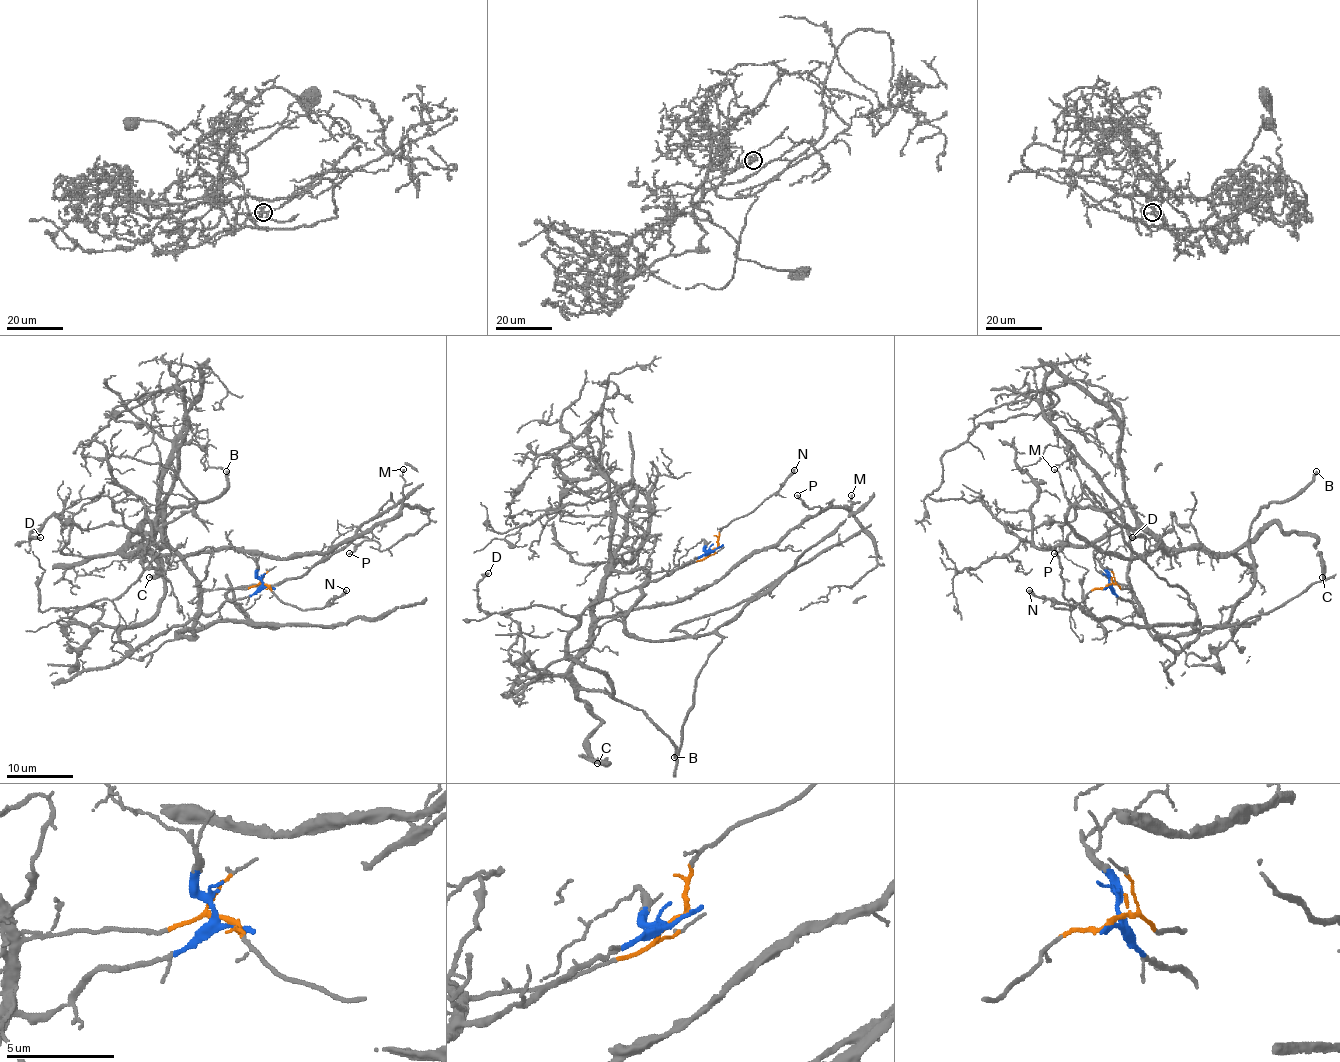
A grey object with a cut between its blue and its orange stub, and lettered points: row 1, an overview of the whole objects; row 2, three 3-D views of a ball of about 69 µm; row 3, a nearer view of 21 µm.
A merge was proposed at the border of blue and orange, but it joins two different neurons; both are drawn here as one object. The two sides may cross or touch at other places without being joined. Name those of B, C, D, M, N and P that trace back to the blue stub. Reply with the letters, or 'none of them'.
B, C, D, M, P

